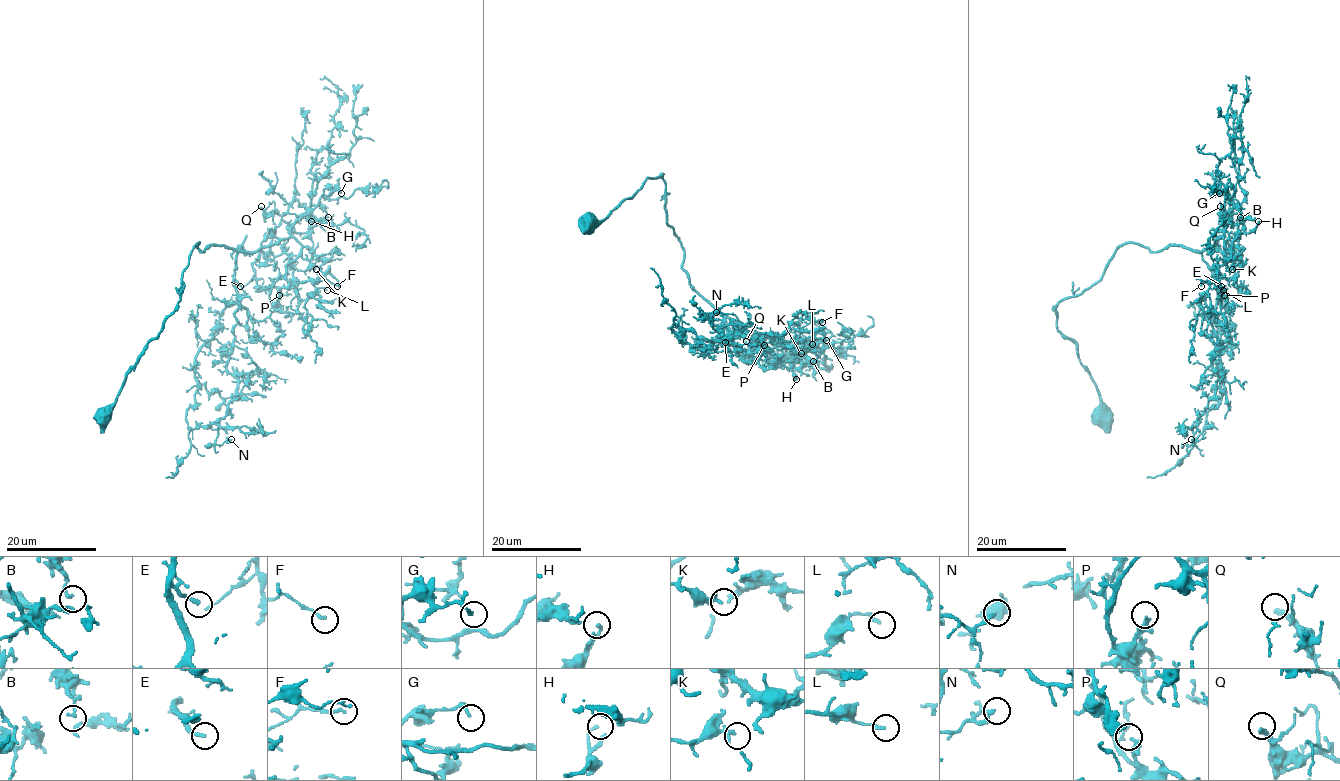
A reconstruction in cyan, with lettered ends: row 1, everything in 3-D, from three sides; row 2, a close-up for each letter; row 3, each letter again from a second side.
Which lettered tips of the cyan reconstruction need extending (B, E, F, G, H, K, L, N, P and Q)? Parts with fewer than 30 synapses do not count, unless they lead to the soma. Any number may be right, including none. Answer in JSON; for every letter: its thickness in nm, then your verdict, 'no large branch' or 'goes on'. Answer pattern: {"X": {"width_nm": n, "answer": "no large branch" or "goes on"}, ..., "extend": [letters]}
{"B": {"width_nm": 110, "answer": "no large branch"}, "E": {"width_nm": 190, "answer": "goes on"}, "F": {"width_nm": 130, "answer": "no large branch"}, "G": {"width_nm": 140, "answer": "no large branch"}, "H": {"width_nm": 150, "answer": "no large branch"}, "K": {"width_nm": 220, "answer": "no large branch"}, "L": {"width_nm": 180, "answer": "no large branch"}, "N": {"width_nm": 190, "answer": "no large branch"}, "P": {"width_nm": 240, "answer": "no large branch"}, "Q": {"width_nm": 190, "answer": "goes on"}, "extend": ["E", "Q"]}

